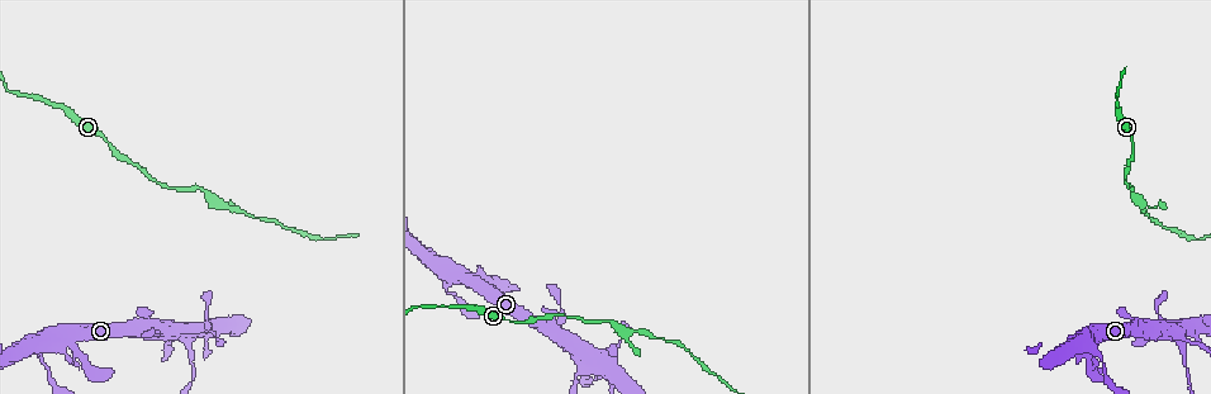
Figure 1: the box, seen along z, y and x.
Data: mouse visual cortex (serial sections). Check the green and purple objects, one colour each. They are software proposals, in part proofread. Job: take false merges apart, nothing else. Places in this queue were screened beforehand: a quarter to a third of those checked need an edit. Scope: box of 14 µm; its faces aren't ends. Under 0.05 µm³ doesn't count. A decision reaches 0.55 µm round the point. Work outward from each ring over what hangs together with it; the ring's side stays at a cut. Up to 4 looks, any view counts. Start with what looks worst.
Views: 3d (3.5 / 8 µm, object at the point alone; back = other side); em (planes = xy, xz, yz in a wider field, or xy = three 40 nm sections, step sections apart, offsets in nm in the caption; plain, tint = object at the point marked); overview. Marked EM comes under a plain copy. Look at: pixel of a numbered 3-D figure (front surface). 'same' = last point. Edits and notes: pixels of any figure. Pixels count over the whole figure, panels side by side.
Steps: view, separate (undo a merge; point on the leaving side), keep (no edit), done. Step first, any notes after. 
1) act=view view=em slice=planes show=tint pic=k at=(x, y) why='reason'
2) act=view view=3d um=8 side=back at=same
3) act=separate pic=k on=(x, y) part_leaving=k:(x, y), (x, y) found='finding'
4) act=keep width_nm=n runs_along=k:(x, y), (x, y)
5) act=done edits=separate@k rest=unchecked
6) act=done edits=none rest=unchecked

act=view view=3d um=8 side=back pic=1 at=(636, 332) why='sudden change in width'

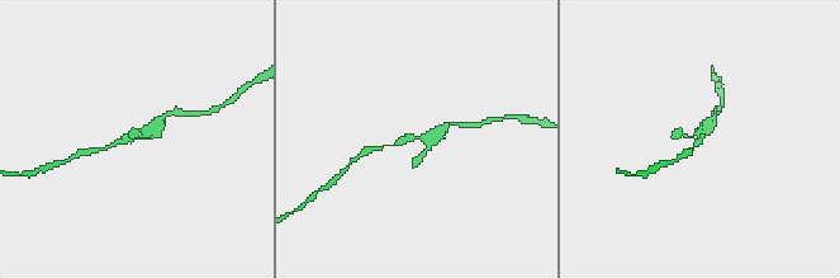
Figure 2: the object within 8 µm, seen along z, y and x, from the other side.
act=view view=em slice=xy step=5 show=tint pic=2 at=(700, 141) why='need the tissue'

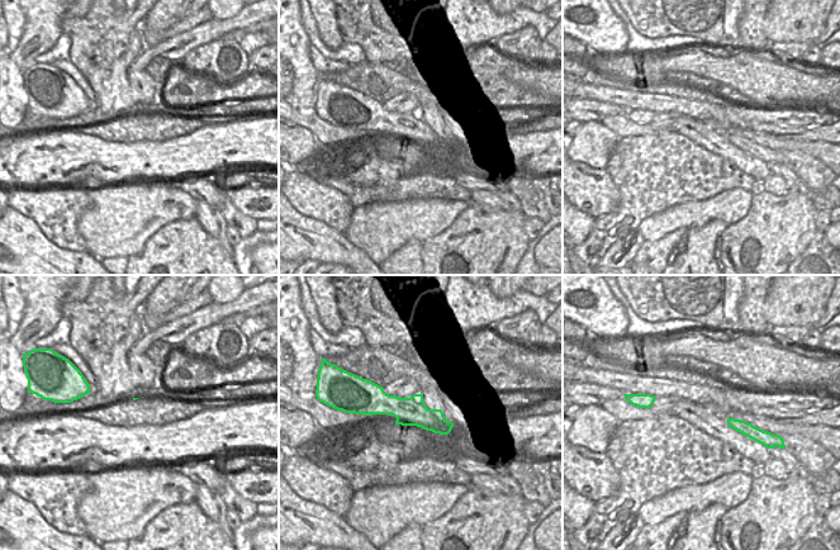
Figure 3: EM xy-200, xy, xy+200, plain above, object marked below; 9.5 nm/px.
act=keep found='all the same cell'

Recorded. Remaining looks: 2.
act=view view=em slice=xy step=5 show=tint pic=1 at=(1180, 332) why='looks like a crossing'

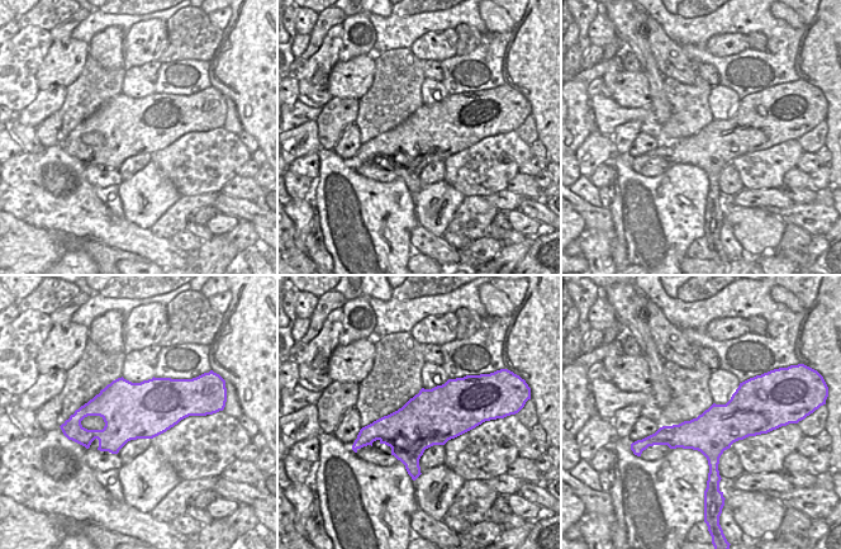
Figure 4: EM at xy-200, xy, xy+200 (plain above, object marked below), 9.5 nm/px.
act=view view=3d um=3.5 at=same

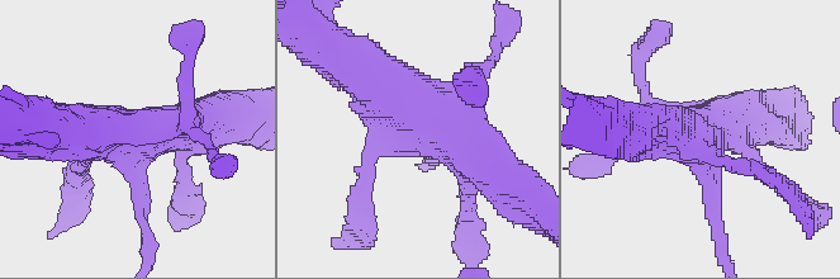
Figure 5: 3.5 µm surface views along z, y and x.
act=keep runs_along=5:(350, 61), (487, 161) found='continuous, no second cell'

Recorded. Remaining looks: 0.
act=done edits=none rest=unchecked

